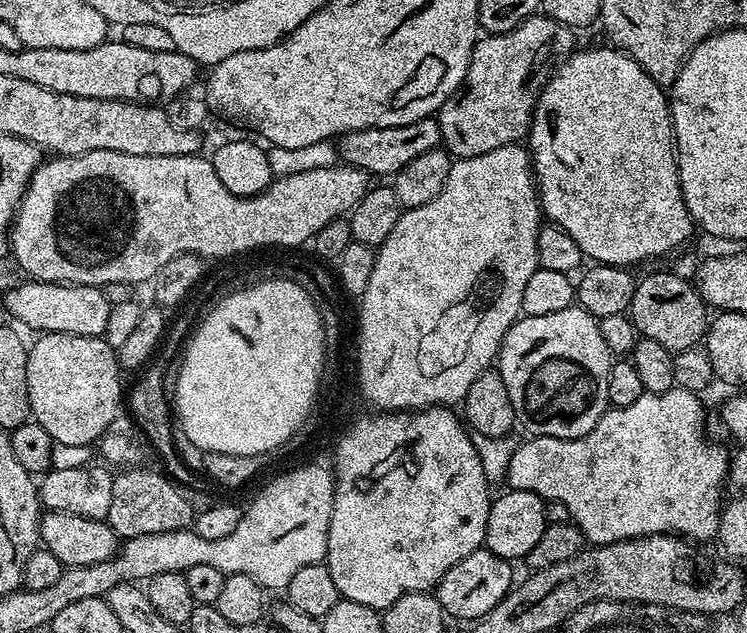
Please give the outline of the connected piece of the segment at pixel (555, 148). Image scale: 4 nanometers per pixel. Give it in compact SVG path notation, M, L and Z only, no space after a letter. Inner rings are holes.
M615 47L588 48L585 52L576 50L571 53L547 77L546 83L541 87L540 97L536 100L536 108L532 112L532 125L528 127L526 147L532 157L532 171L536 181L536 187L540 194L540 206L543 215L549 221L555 222L584 252L589 261L598 264L615 264L617 266L633 266L640 264L643 260L652 260L655 256L664 256L667 252L683 249L688 235L694 232L694 221L682 194L680 185L680 171L676 165L676 149L672 135L672 113L670 111L670 100L665 89L642 70L634 58L630 58L625 52Z

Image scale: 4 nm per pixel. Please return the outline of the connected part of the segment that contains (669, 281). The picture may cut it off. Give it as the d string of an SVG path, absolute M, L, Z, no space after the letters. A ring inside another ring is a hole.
M666 270L666 272L652 272L645 280L641 279L637 283L630 319L643 339L658 342L658 346L666 346L668 352L675 354L687 348L695 348L705 339L710 323L710 309L696 291L696 285L691 279L678 277L672 270Z

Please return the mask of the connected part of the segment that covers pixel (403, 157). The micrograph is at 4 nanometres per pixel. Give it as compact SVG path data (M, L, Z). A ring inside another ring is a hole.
M427 116L418 122L410 122L406 126L386 126L385 128L367 128L357 132L348 132L338 140L338 152L345 165L360 168L363 172L376 176L395 177L397 172L428 150L441 147L439 119Z

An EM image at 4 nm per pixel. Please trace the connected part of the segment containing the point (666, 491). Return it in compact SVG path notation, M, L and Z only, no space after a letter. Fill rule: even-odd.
M675 387L665 392L645 392L638 402L630 406L621 408L609 407L604 413L604 417L596 423L594 430L590 430L582 438L573 440L563 440L562 438L550 438L549 436L532 436L528 441L517 443L514 454L510 458L506 484L509 489L517 488L538 494L541 500L547 502L557 500L566 506L571 523L575 524L583 534L585 541L589 545L613 544L619 540L633 540L639 536L658 536L661 534L675 534L689 542L696 540L711 541L716 535L720 525L720 509L722 499L720 495L726 492L726 477L728 474L729 453L723 452L716 444L708 441L708 436L704 433L704 408L700 405L701 397L690 390L682 390Z

